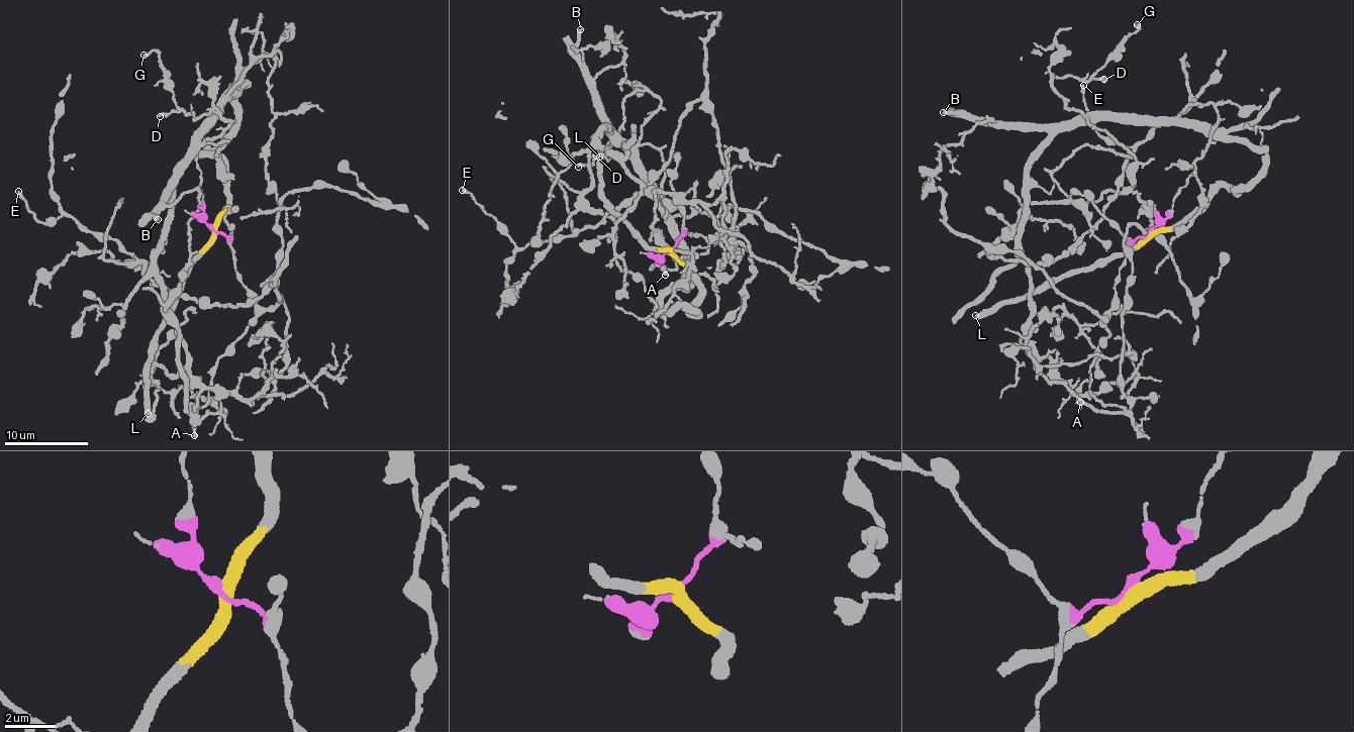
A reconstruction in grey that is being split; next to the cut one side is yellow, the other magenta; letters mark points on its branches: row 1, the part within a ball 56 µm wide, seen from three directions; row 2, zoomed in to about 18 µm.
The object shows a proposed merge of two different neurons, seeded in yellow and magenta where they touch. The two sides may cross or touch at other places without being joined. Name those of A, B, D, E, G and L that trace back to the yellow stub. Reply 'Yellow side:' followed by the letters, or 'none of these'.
Yellow side: B, D, G, L

